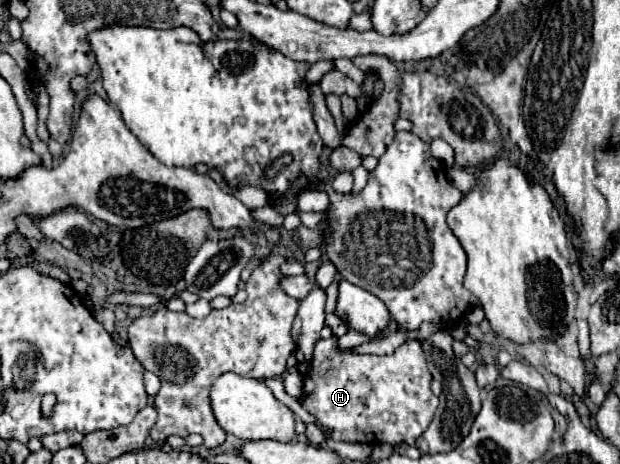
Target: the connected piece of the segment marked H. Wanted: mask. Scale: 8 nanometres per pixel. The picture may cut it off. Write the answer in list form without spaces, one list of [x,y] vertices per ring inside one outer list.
[[[337,337],[321,339],[315,345],[311,371],[305,377],[303,401],[301,405],[317,417],[317,425],[331,429],[331,439],[349,441],[349,443],[409,443],[415,445],[415,439],[429,427],[439,399],[431,393],[431,373],[425,363],[421,343],[403,343],[395,349],[393,355],[357,355],[353,351],[339,351]]]

